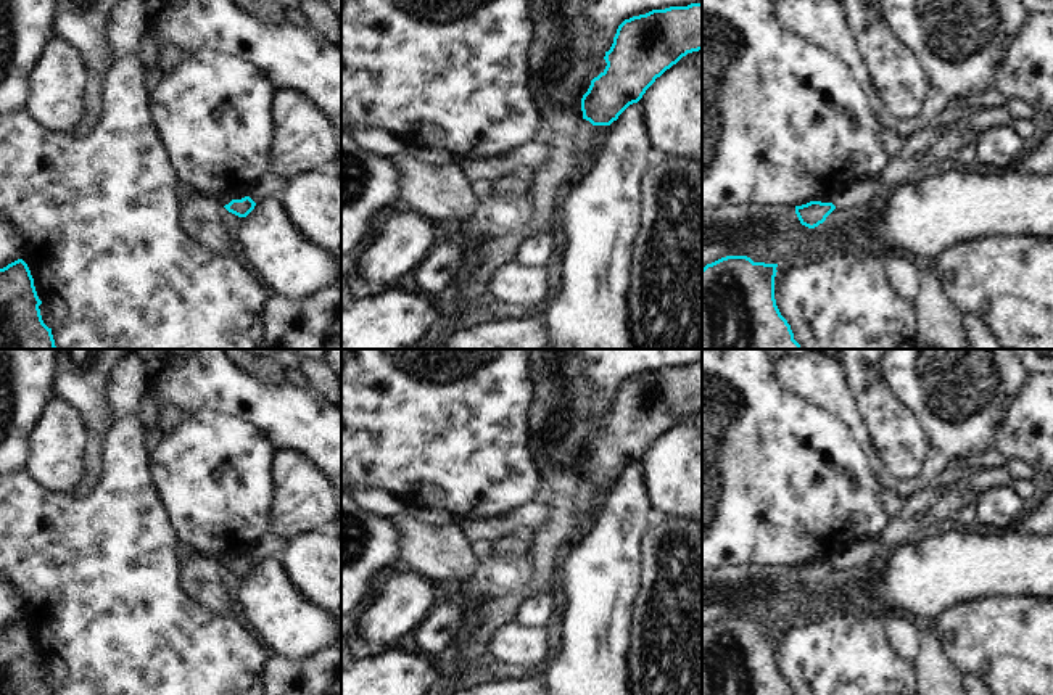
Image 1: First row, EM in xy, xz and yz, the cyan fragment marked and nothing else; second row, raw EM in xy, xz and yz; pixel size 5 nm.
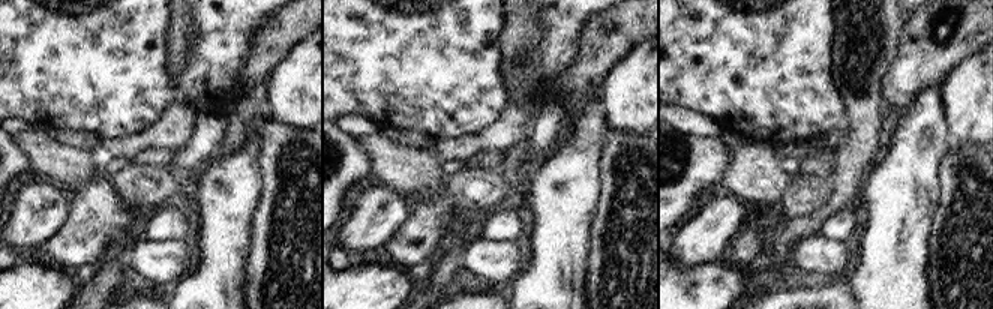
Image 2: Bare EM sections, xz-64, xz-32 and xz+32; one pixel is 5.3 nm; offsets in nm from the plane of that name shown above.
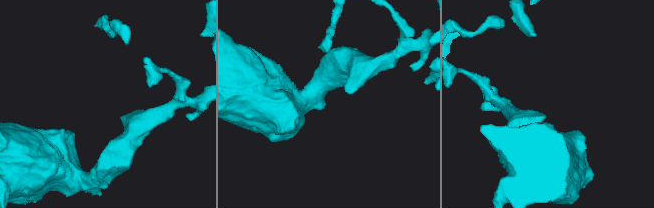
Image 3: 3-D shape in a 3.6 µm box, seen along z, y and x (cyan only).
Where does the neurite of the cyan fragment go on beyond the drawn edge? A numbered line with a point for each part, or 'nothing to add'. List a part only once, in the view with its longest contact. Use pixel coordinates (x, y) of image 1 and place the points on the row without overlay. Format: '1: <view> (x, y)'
nothing to add

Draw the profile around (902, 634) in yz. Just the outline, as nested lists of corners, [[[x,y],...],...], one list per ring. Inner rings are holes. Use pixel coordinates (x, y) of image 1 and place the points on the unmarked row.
[[[886,616],[884,635],[894,653],[908,663],[913,663],[919,652],[919,623],[906,616]]]

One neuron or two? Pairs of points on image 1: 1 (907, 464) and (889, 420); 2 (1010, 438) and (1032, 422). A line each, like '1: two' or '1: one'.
1: one
2: one

